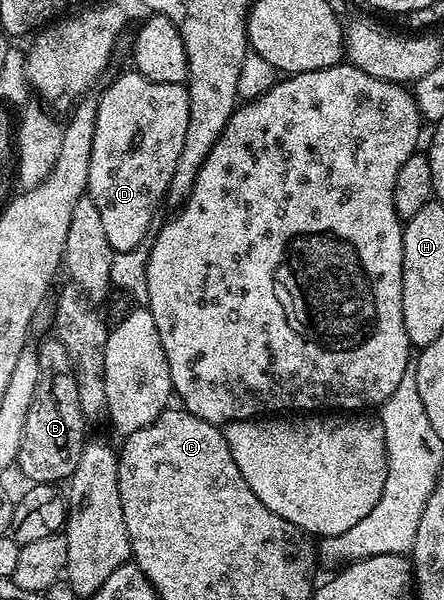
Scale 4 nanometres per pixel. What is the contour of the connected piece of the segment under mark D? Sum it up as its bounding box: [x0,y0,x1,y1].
[88,69,190,253]

